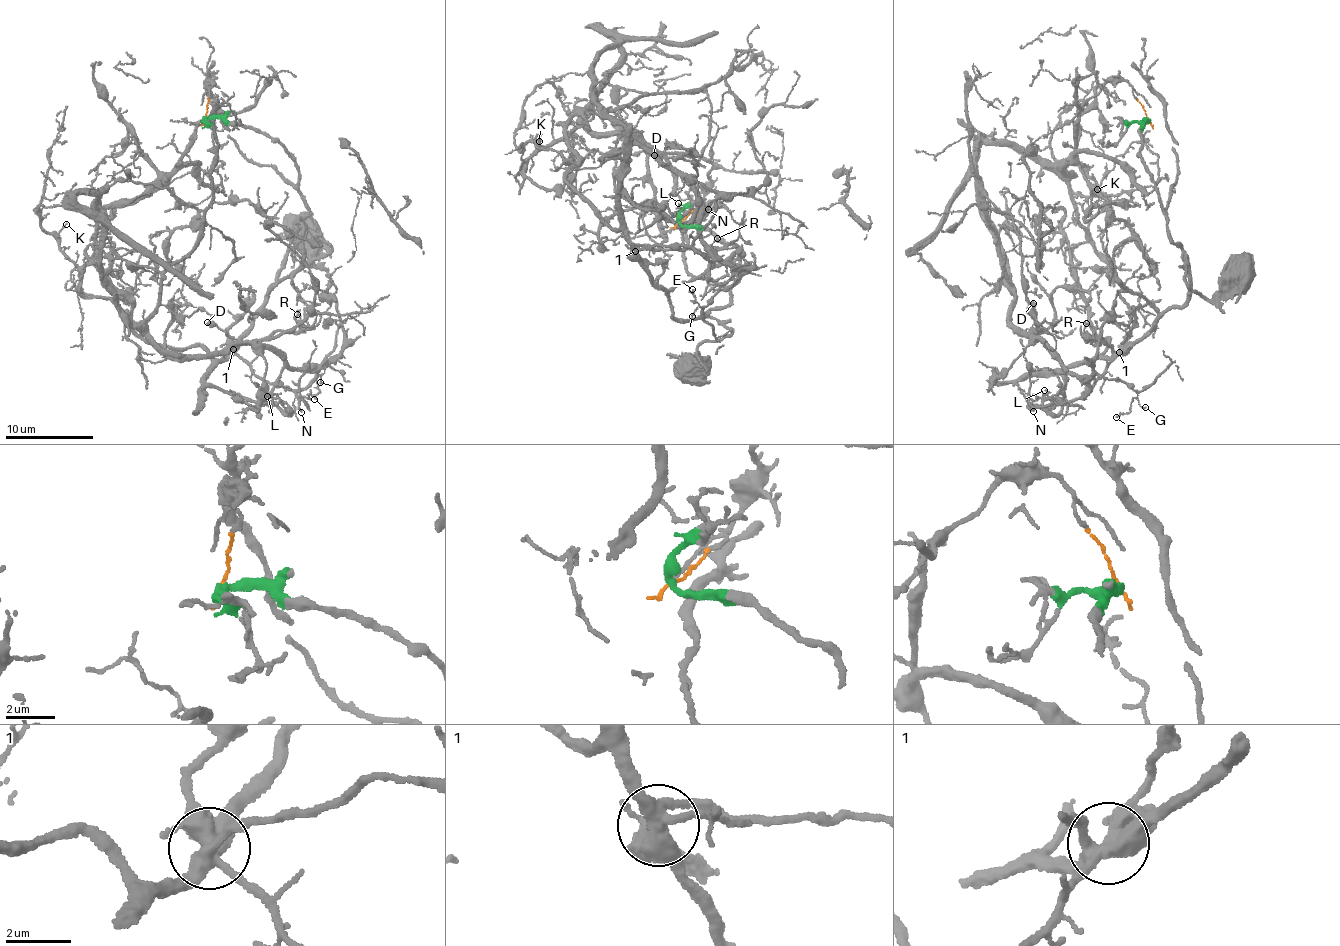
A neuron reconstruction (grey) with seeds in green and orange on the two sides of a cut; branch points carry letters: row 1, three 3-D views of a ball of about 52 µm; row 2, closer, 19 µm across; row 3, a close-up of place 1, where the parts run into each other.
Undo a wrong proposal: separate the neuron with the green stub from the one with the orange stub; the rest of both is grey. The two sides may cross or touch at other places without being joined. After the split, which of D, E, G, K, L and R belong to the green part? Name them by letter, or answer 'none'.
L, R

